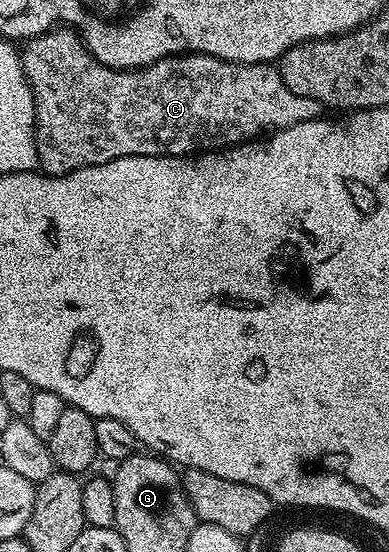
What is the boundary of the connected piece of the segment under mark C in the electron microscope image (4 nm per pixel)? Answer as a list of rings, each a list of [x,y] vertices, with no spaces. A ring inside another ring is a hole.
[[[66,27],[30,38],[22,46],[21,56],[35,104],[38,168],[53,177],[122,157],[185,157],[200,151],[222,151],[277,129],[316,121],[325,113],[325,106],[317,99],[293,95],[271,63],[250,65],[217,59],[208,53],[180,53],[139,69],[110,69],[87,50],[78,33]]]

